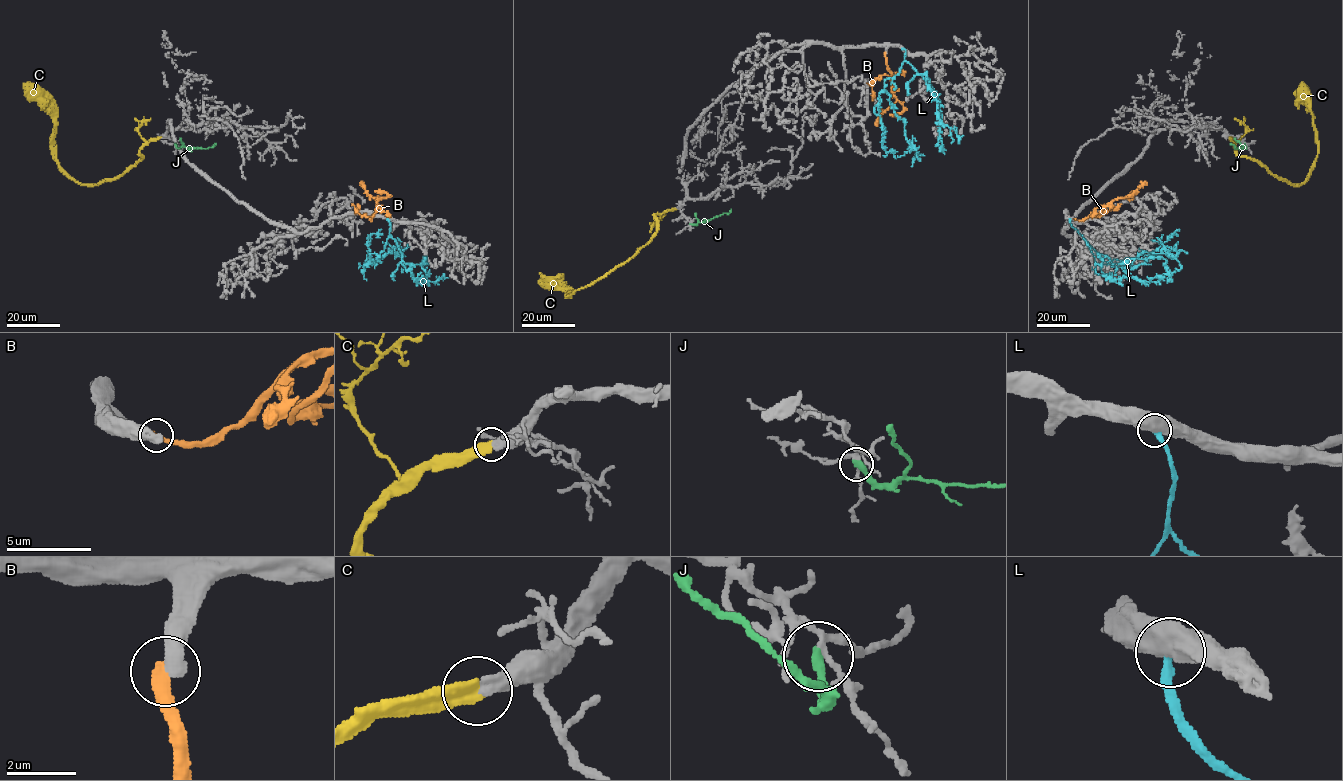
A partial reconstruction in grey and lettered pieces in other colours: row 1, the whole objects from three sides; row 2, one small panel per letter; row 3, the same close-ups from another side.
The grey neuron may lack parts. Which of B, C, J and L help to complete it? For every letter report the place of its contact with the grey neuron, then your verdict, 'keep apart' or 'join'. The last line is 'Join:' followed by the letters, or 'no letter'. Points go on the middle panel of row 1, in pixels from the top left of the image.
B: contact (885, 53); keep apart
C: contact (675, 208); join
J: contact (690, 224); keep apart
L: contact (902, 49); keep apart
Join: C

